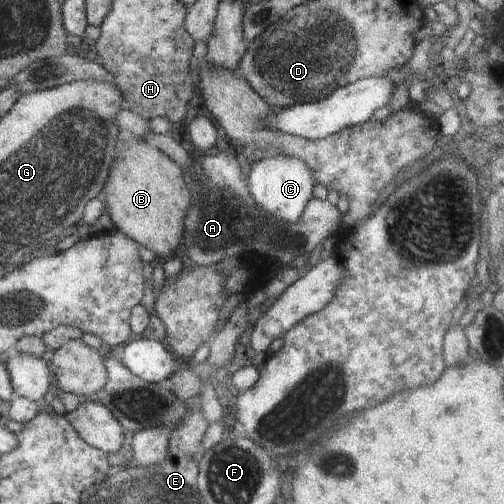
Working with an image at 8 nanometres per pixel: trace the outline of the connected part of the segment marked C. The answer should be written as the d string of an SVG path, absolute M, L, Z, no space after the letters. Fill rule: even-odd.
M285 155L260 156L246 170L248 192L254 203L269 216L286 224L298 223L306 206L313 198L313 189L317 184L305 163Z

